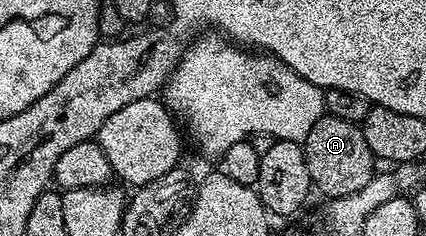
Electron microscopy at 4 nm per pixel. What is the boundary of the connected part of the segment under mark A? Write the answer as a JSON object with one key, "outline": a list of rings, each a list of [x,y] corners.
{"outline":[[[328,113],[321,115],[311,133],[307,133],[304,144],[307,157],[307,173],[311,177],[313,187],[325,194],[326,200],[342,199],[351,193],[359,193],[367,181],[375,174],[375,156],[371,153],[371,145],[367,145],[367,137],[363,137],[360,126],[351,121],[343,121],[343,117],[335,117]]]}

